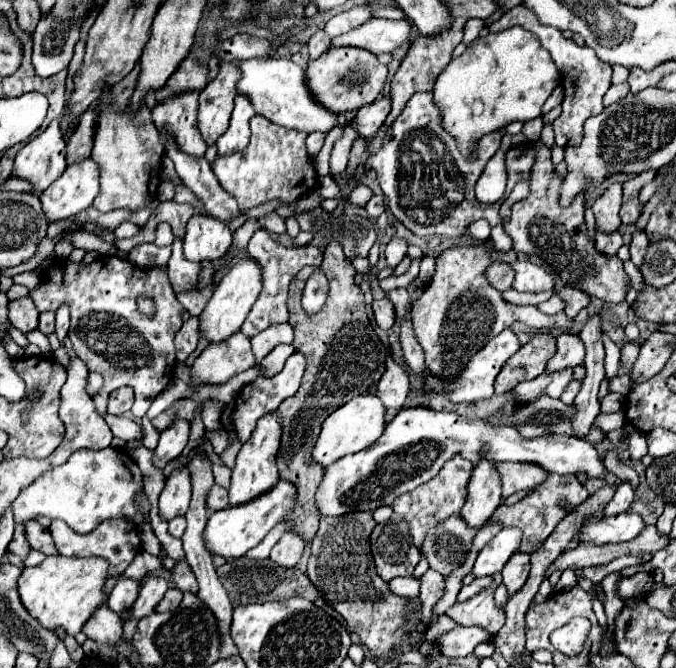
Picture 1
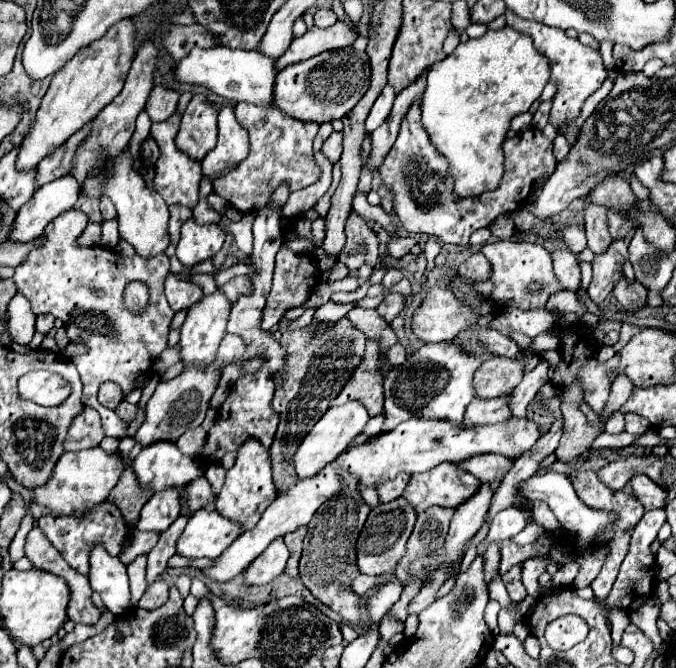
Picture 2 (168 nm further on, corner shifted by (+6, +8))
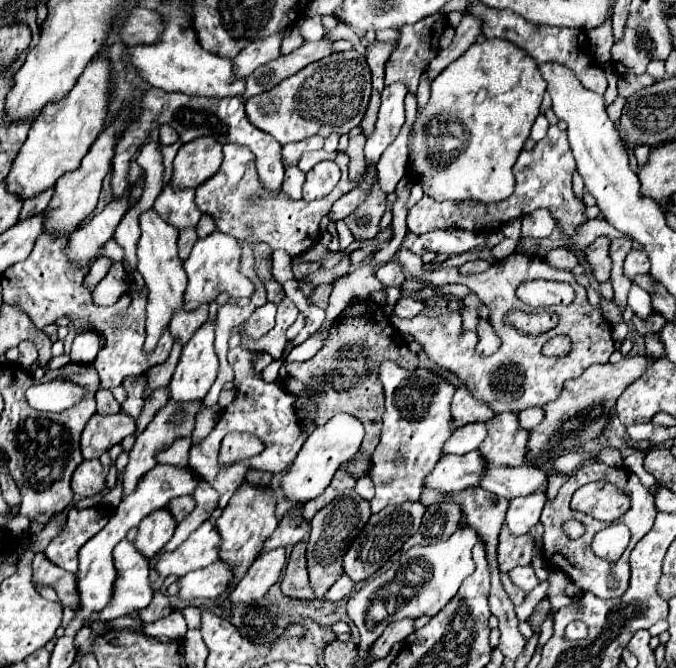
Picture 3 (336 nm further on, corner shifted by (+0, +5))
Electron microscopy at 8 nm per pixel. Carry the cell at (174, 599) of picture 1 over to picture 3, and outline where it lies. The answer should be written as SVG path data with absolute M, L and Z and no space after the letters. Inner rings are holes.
M154 592L154 600L150 602L150 606L146 606L146 610L140 612L140 620L144 624L150 624L150 622L166 618L170 612L172 612L172 608L170 608L168 596L162 592Z

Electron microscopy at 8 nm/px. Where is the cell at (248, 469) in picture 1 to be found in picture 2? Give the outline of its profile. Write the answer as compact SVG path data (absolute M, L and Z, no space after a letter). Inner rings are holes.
M246 439L244 445L238 449L238 457L232 469L226 473L226 481L222 491L218 493L216 499L216 511L220 511L224 517L242 523L242 529L248 531L252 529L260 515L266 511L266 507L276 499L276 487L272 483L272 465L270 465L270 455L256 439Z

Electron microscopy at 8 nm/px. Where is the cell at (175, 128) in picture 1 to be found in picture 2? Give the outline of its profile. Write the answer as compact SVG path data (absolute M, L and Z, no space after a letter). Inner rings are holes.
M178 111L162 123L152 123L150 137L160 147L160 157L154 165L154 169L156 169L154 189L164 197L164 201L168 205L180 203L180 205L186 205L186 207L194 207L198 203L198 185L200 185L200 179L202 179L202 171L200 171L200 161L198 159L192 159L184 151L178 151L178 147L176 147L178 127L180 127L180 113Z

